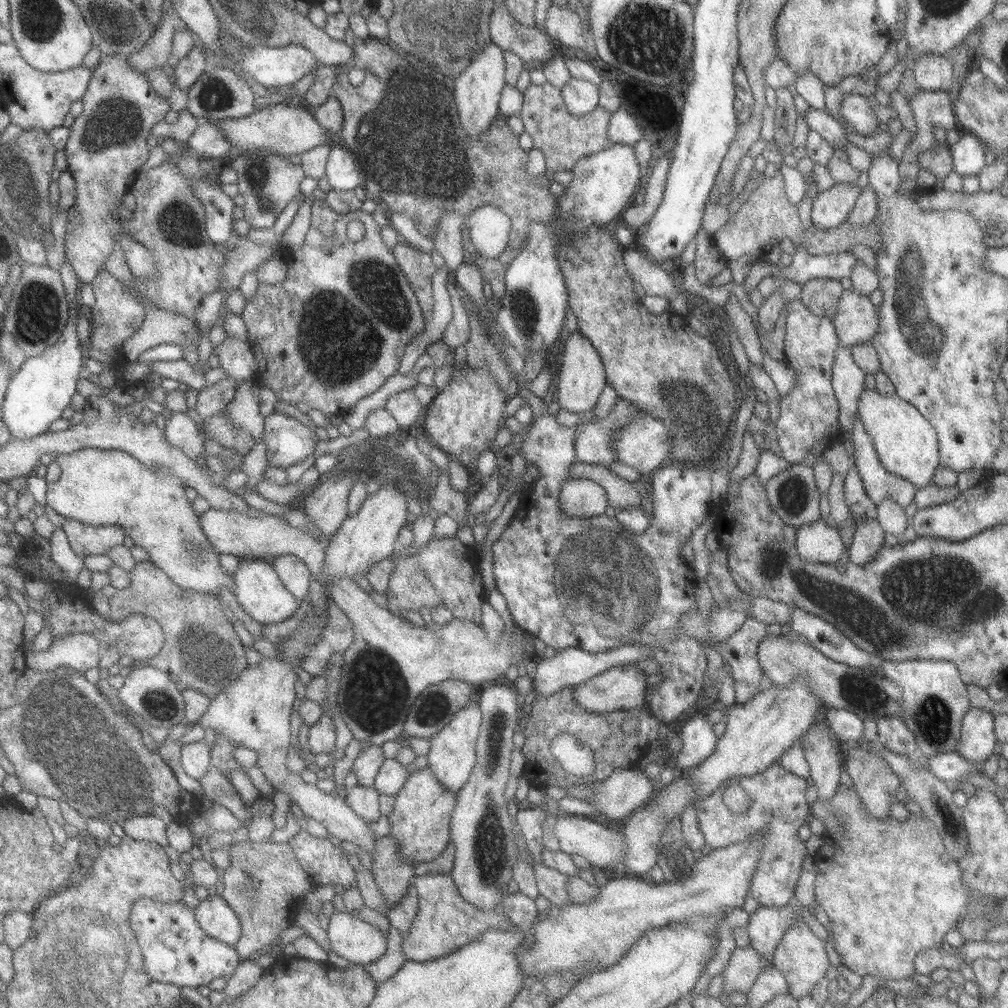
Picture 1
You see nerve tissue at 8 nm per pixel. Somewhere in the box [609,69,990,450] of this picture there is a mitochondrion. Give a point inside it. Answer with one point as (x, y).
(926, 339)

